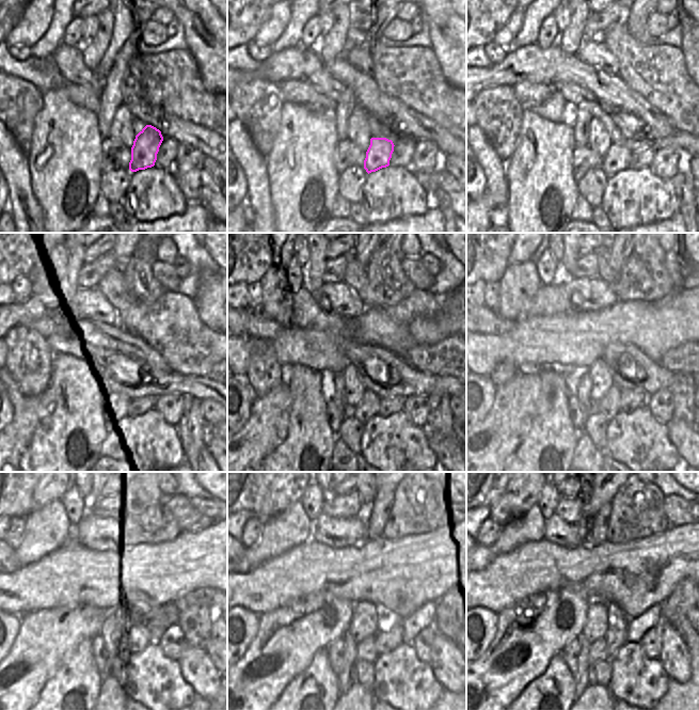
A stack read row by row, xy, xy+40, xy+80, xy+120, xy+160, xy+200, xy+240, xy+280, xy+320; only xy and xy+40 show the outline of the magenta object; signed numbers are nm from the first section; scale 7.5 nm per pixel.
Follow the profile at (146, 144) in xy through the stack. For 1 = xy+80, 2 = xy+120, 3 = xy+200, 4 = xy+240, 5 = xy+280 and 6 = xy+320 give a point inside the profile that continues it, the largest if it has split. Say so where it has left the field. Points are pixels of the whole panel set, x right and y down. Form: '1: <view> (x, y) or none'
1: xy+80 (617, 158)
2: xy+120 (129, 407)
3: xy+200 (607, 407)
4: xy+240 (128, 647)
5: xy+280 (365, 649)
6: xy+320 (599, 649)

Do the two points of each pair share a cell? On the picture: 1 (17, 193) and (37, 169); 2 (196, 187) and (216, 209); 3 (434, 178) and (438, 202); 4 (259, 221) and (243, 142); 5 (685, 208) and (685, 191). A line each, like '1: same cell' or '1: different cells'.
1: different cells
2: same cell
3: different cells
4: same cell
5: same cell

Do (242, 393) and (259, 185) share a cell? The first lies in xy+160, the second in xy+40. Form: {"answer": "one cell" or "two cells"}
{"answer": "two cells"}

